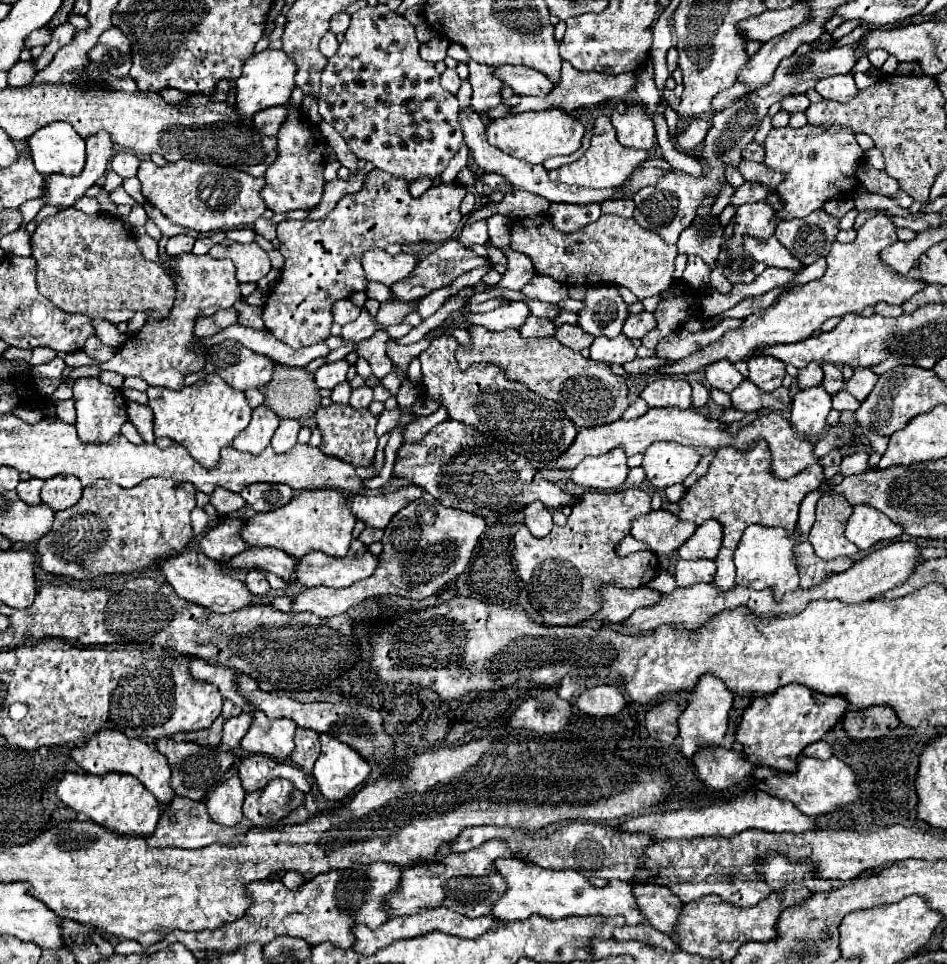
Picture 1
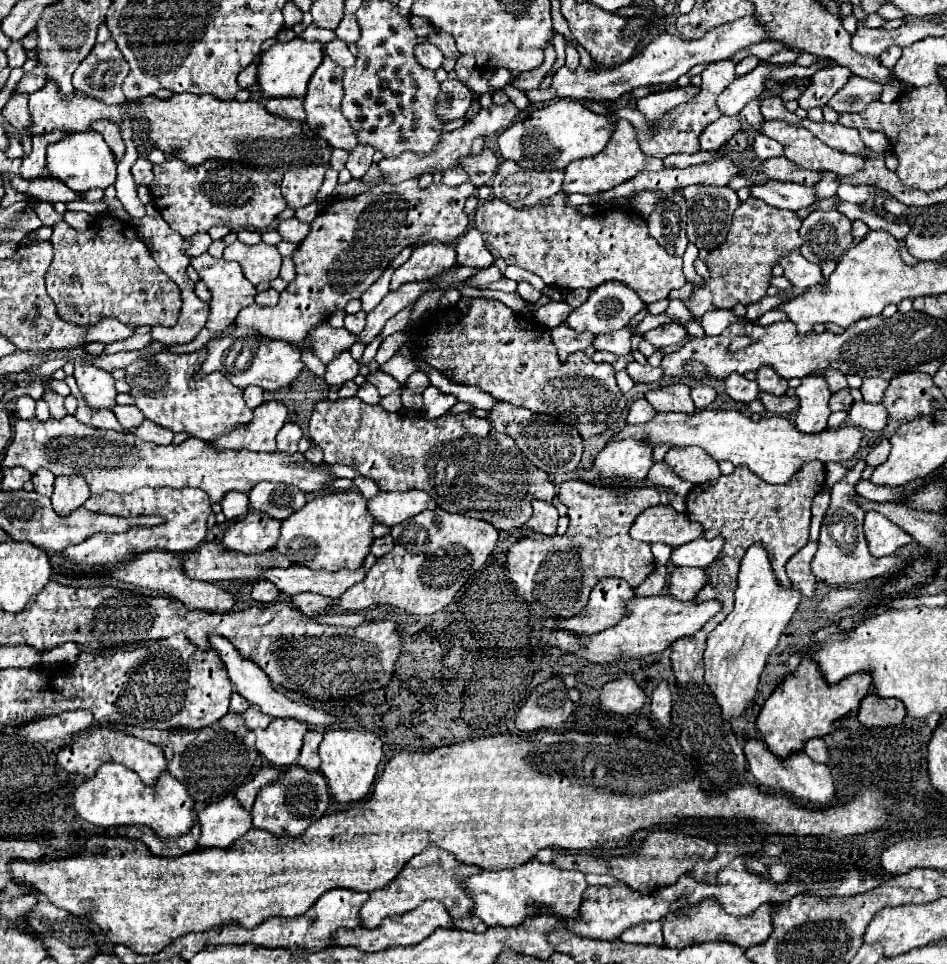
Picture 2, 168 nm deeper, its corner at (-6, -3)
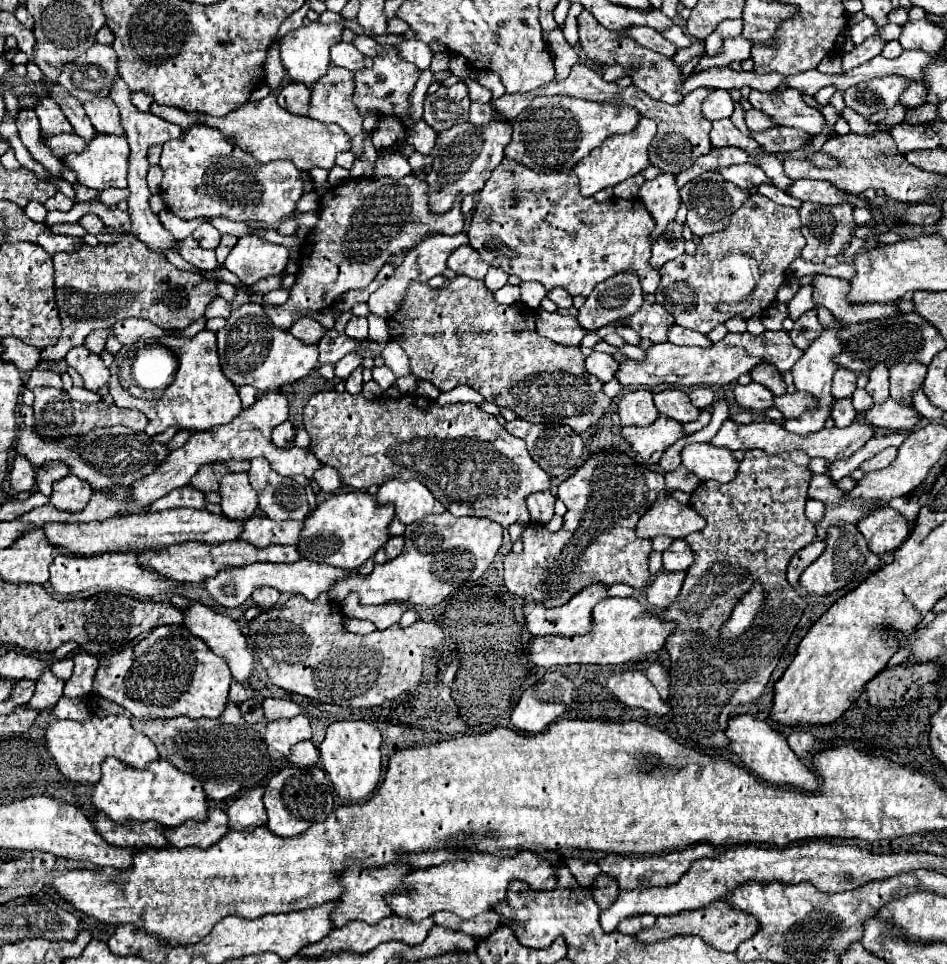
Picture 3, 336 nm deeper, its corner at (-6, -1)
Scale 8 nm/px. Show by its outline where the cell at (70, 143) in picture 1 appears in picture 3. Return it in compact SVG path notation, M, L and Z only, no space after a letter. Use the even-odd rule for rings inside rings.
M96 135L92 141L88 141L86 149L82 153L68 153L64 155L64 165L72 169L78 177L78 183L84 187L92 187L96 191L104 191L110 187L126 187L126 175L128 175L128 141L126 137L116 135Z

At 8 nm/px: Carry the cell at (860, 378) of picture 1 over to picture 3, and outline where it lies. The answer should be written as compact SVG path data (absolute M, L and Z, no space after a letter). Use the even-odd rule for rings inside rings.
M876 365L868 375L866 391L874 399L874 403L884 403L890 397L890 383L888 383L888 369L884 365Z

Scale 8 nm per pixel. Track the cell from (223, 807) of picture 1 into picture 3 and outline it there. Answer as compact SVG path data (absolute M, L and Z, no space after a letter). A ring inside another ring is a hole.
M220 807L208 809L208 817L202 823L188 821L188 825L180 825L176 829L166 829L166 839L172 847L200 847L208 849L216 845L228 833L228 813Z

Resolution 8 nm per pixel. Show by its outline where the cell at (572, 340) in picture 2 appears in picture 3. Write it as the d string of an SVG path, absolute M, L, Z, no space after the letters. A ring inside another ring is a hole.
M538 309L536 331L558 345L572 345L572 347L578 347L586 335L586 331L580 329L576 317L548 313L544 309Z

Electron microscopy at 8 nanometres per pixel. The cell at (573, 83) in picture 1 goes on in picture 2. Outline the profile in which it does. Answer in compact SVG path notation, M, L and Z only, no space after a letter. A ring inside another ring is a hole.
M566 39L566 65L568 65L570 69L576 69L576 67L578 67L578 63L580 63L580 57L578 57L576 47L574 47L574 43L572 43L572 41L568 41L568 39Z

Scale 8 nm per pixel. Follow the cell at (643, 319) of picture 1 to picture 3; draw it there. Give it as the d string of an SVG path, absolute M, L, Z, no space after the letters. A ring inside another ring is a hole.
M670 325L668 327L668 341L670 343L676 343L676 345L698 345L698 347L704 347L704 345L712 345L706 335L698 333L698 331L692 331L692 329L684 329L680 325Z

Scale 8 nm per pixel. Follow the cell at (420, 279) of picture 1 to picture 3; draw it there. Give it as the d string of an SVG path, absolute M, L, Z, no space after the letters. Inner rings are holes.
M330 329L318 343L318 351L320 351L320 357L318 361L320 363L336 363L340 361L346 353L356 353L362 349L366 341L360 341L360 339L352 339L344 333L336 333L334 329Z

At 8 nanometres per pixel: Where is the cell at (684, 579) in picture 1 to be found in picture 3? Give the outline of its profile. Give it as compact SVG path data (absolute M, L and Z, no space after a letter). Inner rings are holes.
M662 571L662 573L658 573L658 577L648 587L648 593L646 593L648 603L658 607L658 609L668 607L676 599L676 595L680 593L684 577L686 577L684 571Z

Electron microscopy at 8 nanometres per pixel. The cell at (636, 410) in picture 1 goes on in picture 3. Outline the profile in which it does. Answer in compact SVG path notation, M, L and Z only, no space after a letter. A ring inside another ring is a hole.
M646 389L628 393L618 403L618 415L622 425L650 425L658 419L658 409L652 401L652 393Z

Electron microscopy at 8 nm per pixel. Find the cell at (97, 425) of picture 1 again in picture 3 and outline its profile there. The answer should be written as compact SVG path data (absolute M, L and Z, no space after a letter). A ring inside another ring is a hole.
M86 347L70 349L66 355L66 363L82 375L84 387L94 393L98 393L98 389L110 381L110 371L106 369L100 355L90 353Z

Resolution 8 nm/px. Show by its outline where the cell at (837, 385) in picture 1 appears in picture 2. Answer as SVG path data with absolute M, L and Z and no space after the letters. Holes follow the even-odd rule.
M842 389L842 391L832 395L830 409L832 411L848 411L848 407L852 407L852 403L854 403L854 399L850 395L850 389Z

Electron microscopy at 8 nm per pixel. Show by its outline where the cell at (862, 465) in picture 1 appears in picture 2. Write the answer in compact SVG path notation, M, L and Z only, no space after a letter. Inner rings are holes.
M828 463L828 465L826 465L826 485L828 485L828 487L832 487L832 485L838 481L838 477L842 477L842 475L844 475L844 471L846 471L846 469L848 469L846 465Z

